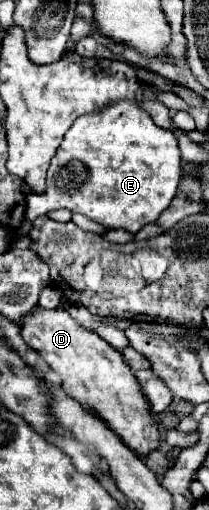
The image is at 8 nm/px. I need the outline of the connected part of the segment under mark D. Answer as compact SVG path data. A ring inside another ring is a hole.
M35 307L33 315L25 319L21 335L25 343L35 349L55 373L59 373L63 391L79 401L87 411L103 419L115 435L129 443L129 449L137 455L147 455L153 449L159 449L159 423L151 413L147 395L141 391L135 373L117 349L103 341L95 331L81 327L65 309L47 311Z

